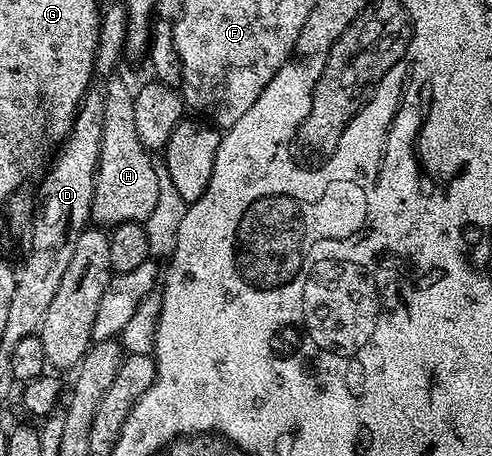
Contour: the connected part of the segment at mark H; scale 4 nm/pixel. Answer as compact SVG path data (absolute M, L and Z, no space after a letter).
M118 73L109 74L103 82L102 139L90 219L95 226L104 229L123 222L145 222L153 212L159 194L156 165L151 159L153 156L140 140L135 127L135 94L120 76Z

